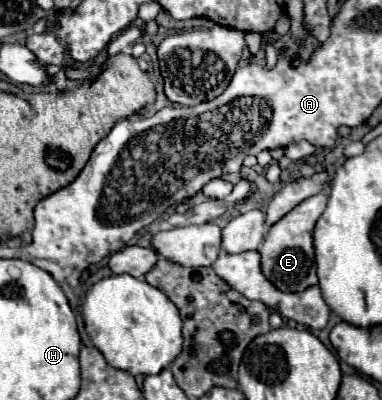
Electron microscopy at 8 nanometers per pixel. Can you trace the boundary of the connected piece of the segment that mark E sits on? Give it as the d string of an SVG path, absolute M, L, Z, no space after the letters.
M317 193L303 203L299 203L293 211L289 211L281 221L269 227L263 247L261 247L261 265L265 277L275 283L281 291L305 291L311 285L317 285L315 273L315 253L313 253L313 229L321 213L327 205L327 195Z

